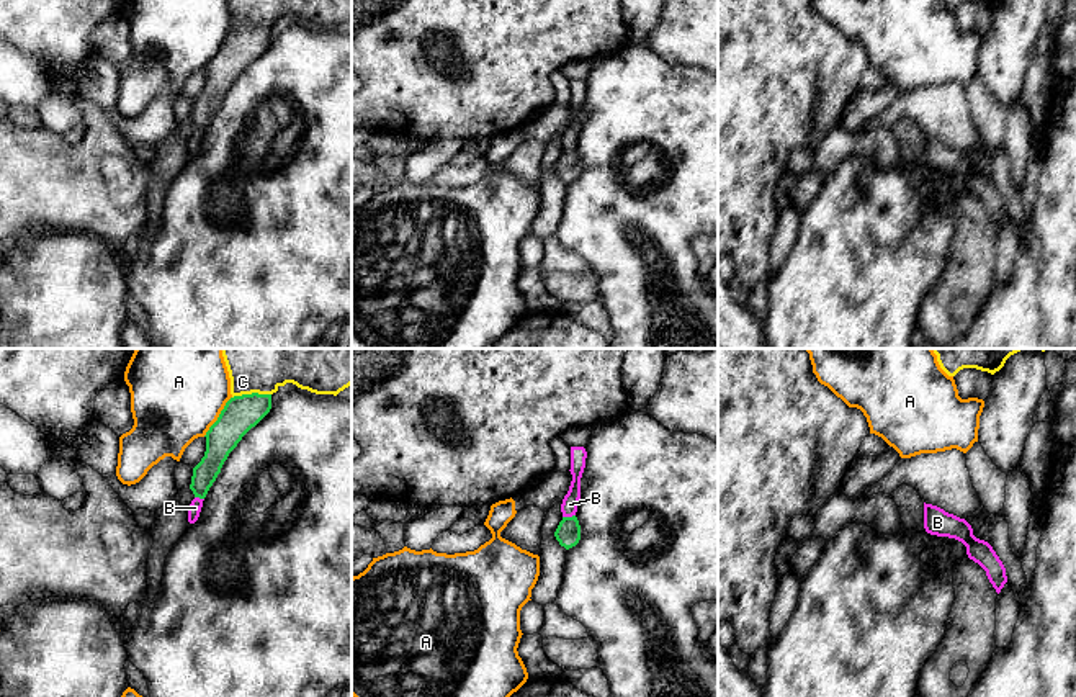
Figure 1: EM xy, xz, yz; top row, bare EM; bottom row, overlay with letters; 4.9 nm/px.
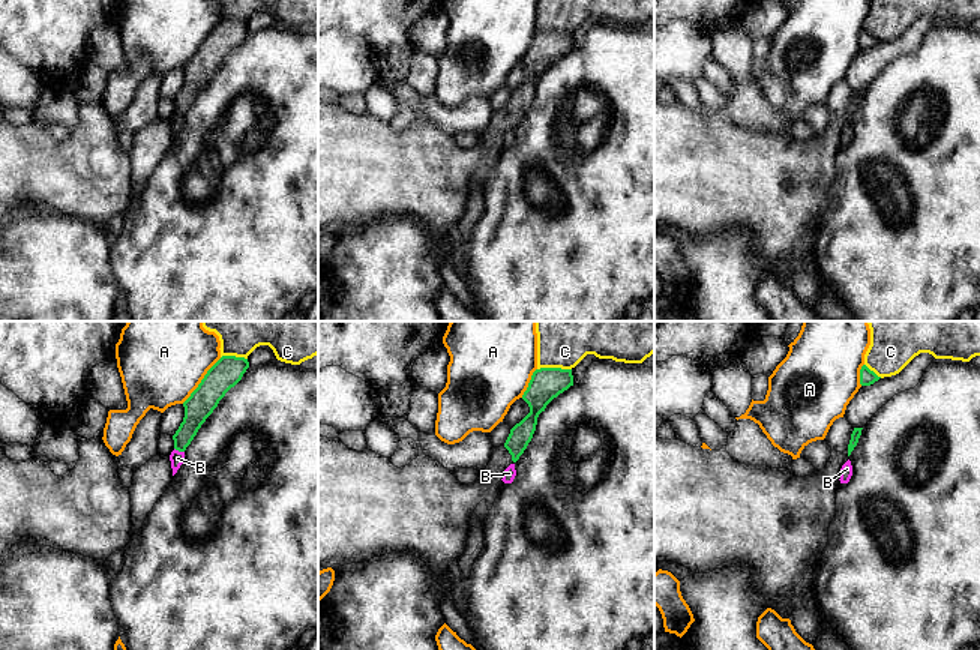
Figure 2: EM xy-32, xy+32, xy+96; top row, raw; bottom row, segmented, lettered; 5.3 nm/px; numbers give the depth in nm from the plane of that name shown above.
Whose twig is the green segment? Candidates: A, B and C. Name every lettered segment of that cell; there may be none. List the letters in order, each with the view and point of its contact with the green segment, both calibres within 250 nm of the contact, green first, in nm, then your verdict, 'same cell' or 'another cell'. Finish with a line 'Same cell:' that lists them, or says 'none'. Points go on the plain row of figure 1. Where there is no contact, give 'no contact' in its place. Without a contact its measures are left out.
A: xy (219, 49) | 180/400 nm | another cell
B: xz (568, 151) | 120/80 nm | another cell
C: xy (252, 26) | 180/140 nm | another cell
Same cell: none

